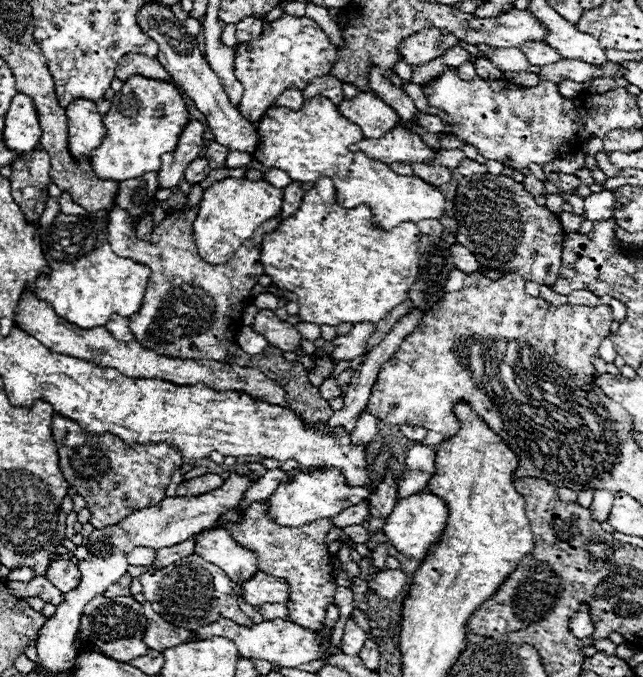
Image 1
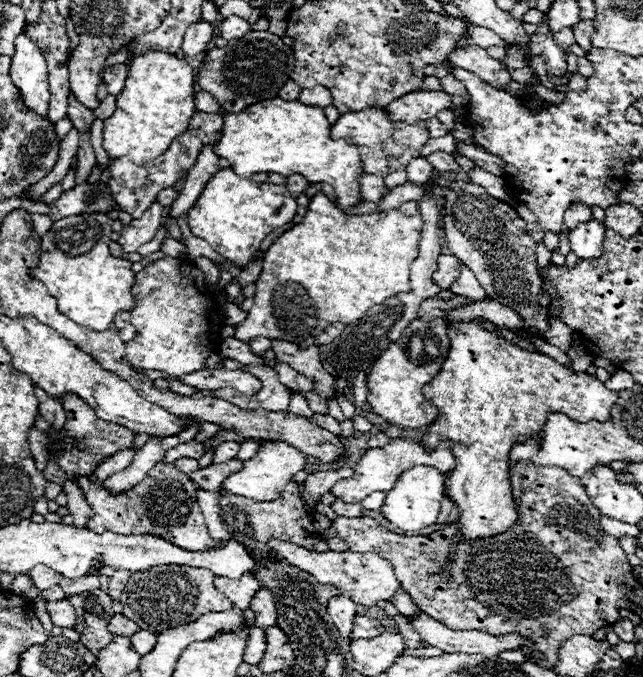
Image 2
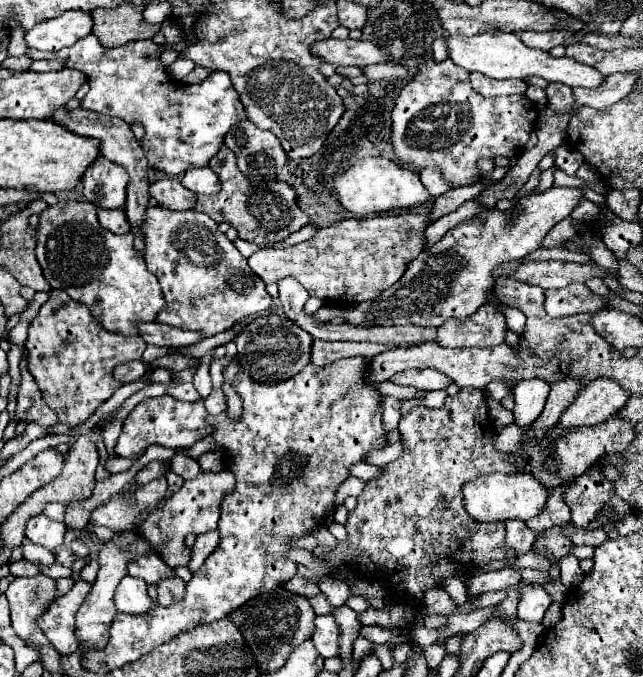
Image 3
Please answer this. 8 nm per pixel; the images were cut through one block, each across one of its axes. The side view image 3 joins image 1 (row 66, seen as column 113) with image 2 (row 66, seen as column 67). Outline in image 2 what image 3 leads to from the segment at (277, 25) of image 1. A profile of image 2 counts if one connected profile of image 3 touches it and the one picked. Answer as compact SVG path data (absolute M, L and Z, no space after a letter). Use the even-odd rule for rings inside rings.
M250 30L246 36L230 40L224 48L212 48L206 54L198 70L198 84L218 100L224 112L236 114L258 100L276 98L280 86L290 78L292 68L294 52L282 42L280 36Z

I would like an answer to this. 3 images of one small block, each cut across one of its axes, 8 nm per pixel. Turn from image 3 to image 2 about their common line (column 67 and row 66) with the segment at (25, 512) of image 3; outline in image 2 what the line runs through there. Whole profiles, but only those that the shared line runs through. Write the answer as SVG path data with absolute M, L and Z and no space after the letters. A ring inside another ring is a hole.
M474 46L458 48L450 52L448 60L452 62L452 66L474 72L478 78L482 78L484 82L492 84L498 90L502 90L512 80L510 74L504 70L504 66L492 56L488 56L484 48L474 48Z

